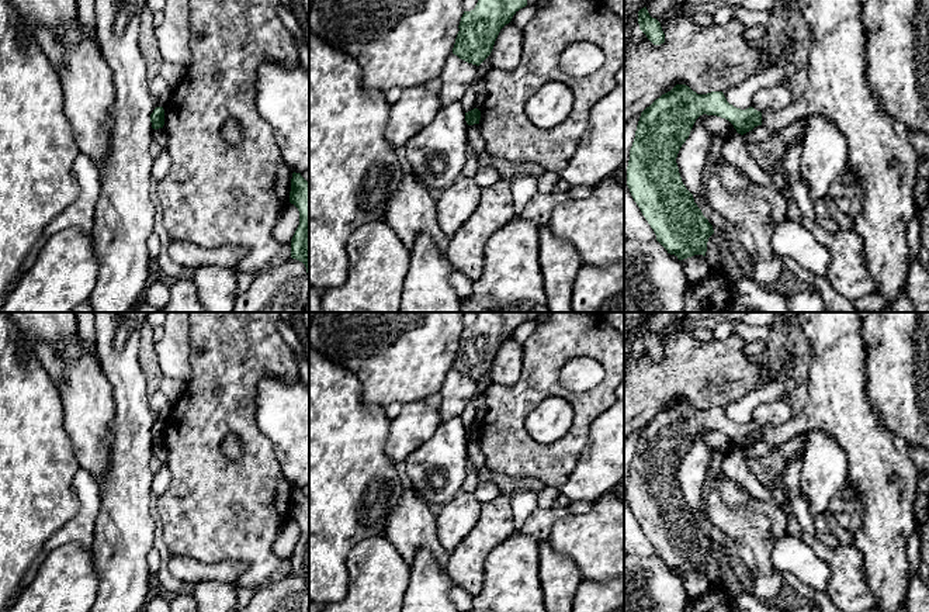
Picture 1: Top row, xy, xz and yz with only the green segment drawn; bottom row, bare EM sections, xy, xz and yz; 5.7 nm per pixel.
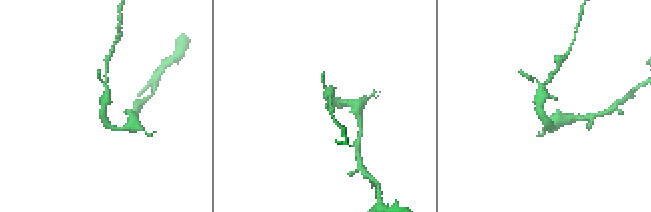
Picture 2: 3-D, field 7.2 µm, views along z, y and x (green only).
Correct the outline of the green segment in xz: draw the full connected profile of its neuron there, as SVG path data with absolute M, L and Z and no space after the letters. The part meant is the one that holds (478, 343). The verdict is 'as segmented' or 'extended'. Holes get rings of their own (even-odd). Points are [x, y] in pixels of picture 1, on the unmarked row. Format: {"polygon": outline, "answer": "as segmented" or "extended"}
{"polygon": "M478 312L474 325L464 326L453 369L479 381L492 367L500 345L527 321L527 312Z", "answer": "as segmented"}

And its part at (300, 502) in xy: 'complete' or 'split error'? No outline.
complete

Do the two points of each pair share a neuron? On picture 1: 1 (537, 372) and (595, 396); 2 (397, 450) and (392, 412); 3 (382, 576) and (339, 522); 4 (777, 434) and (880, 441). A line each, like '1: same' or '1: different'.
1: same
2: different
3: different
4: same

